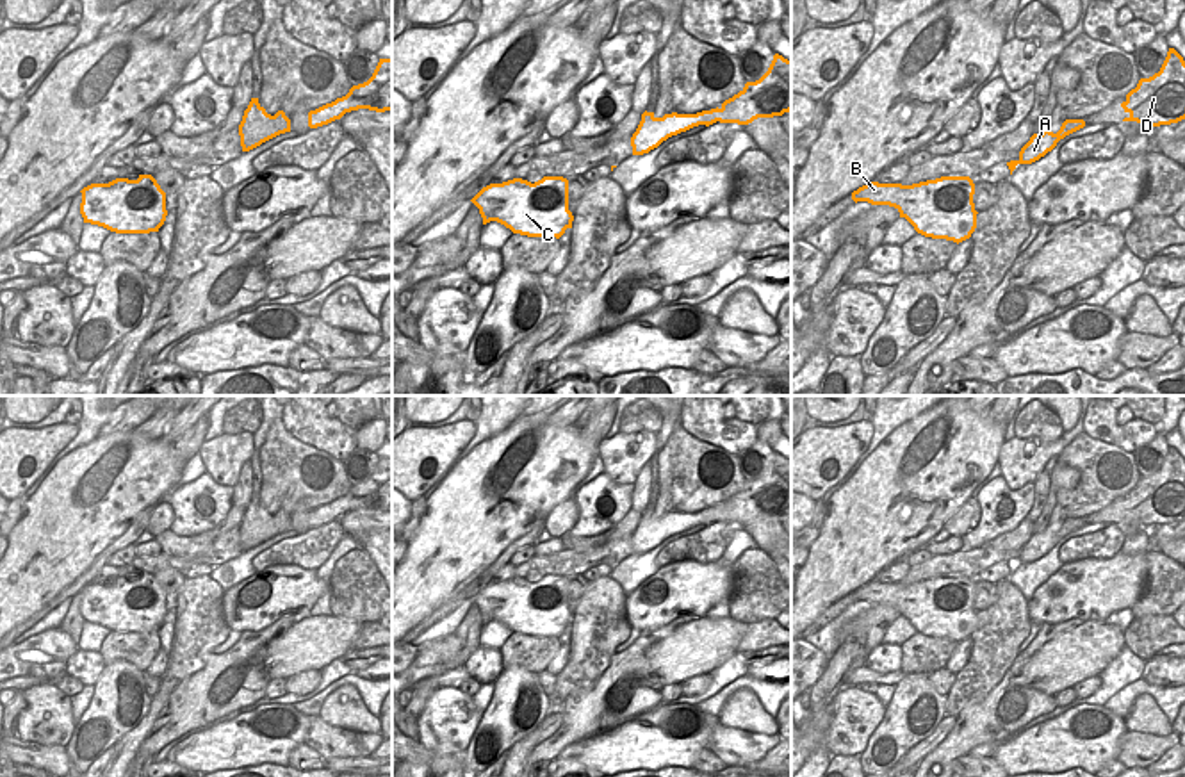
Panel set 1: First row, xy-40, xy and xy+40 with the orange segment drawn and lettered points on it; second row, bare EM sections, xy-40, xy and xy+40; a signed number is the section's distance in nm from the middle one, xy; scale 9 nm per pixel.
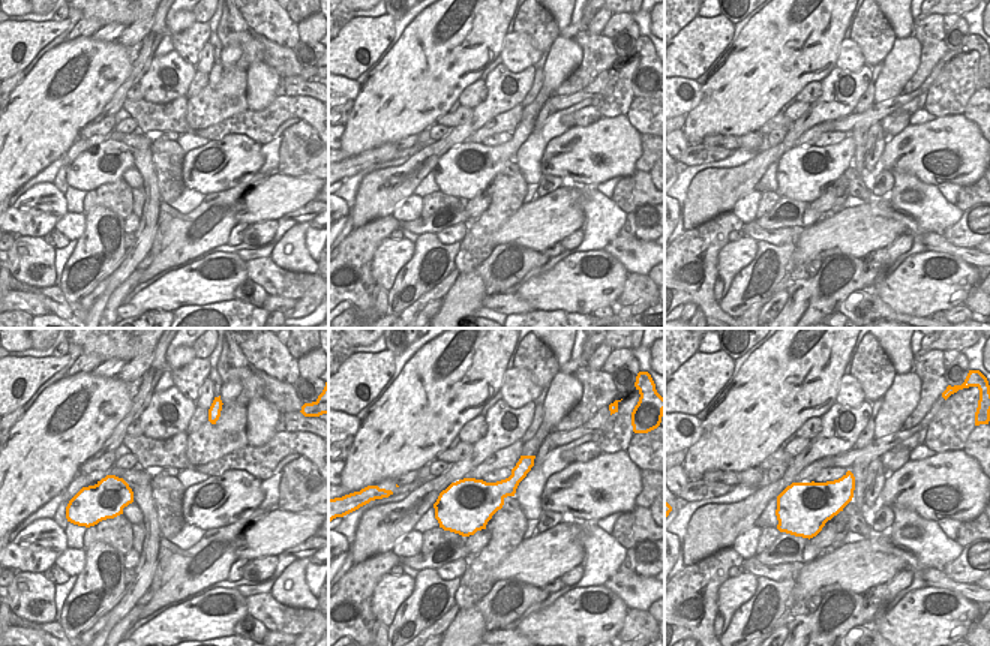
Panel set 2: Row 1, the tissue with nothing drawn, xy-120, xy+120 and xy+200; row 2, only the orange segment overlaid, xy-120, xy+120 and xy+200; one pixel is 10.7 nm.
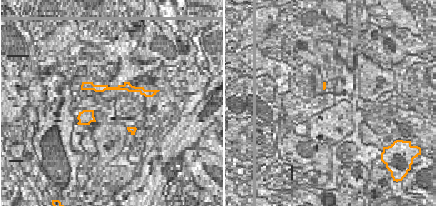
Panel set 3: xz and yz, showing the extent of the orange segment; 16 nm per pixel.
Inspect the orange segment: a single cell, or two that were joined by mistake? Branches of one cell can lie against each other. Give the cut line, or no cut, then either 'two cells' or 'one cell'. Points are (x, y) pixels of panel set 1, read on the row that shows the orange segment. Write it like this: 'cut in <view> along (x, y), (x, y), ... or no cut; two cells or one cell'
cut in xy along (695, 114), (699, 123); two cells

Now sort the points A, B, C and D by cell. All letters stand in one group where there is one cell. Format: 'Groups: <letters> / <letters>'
Groups: A B C / D

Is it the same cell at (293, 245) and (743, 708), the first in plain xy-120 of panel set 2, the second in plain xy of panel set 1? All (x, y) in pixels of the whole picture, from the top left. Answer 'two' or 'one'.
one

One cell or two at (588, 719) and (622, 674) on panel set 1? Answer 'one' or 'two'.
one

